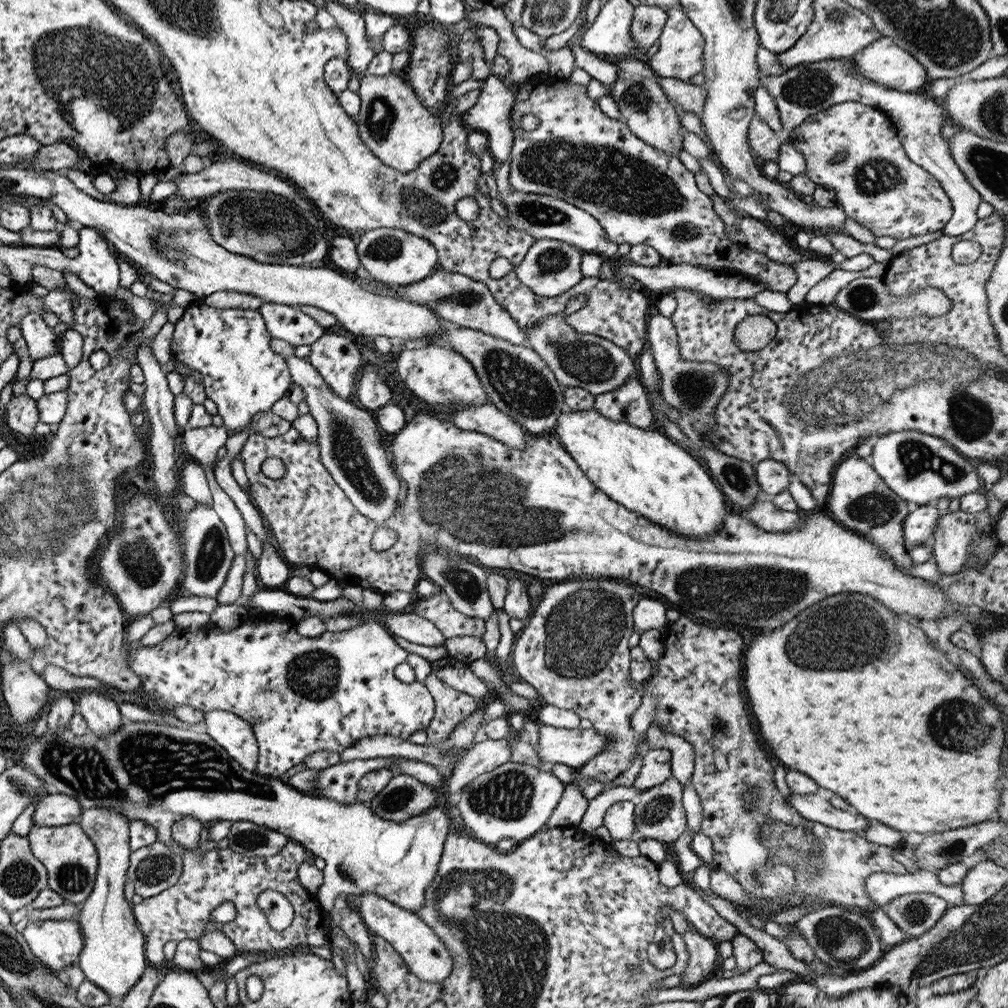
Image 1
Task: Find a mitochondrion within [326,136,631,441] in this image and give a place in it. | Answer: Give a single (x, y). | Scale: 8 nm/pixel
(522, 388)

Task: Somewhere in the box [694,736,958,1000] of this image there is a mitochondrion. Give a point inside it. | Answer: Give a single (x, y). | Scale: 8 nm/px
(808, 862)

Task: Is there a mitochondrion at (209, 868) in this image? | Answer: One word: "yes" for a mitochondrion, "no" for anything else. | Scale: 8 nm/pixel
no

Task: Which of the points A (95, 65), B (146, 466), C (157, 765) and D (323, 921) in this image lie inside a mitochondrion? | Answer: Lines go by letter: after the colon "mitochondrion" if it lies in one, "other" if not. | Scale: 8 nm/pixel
A: mitochondrion
B: other
C: mitochondrion
D: other

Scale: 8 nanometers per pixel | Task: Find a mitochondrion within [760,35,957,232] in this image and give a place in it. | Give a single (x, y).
(811, 87)

